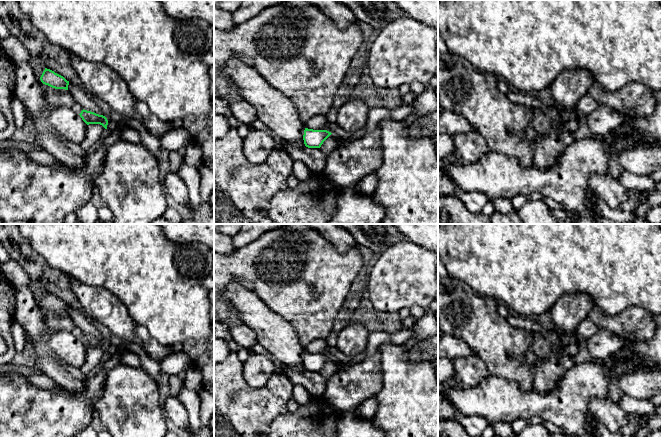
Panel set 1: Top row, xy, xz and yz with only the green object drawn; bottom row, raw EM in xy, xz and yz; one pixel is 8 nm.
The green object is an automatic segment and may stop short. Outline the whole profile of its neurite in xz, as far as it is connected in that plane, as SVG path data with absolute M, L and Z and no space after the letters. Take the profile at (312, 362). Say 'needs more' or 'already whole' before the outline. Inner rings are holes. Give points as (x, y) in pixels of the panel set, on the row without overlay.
already whole | M305 352L303 359L304 368L308 372L320 372L323 366L331 358L332 357L327 354L313 354Z

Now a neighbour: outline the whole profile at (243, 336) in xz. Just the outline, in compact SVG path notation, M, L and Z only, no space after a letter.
M233 325L229 329L232 338L240 347L249 349L258 344L255 333L246 325Z

